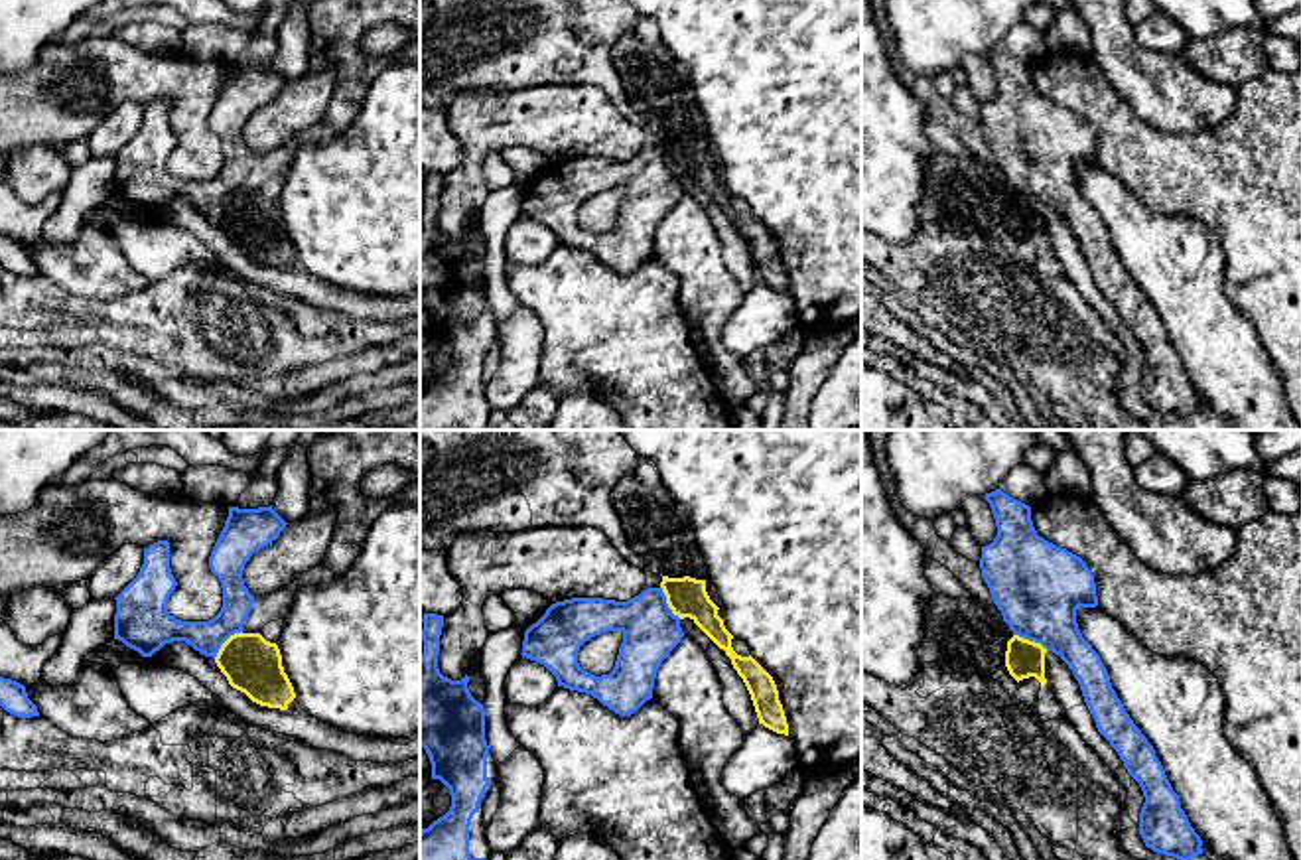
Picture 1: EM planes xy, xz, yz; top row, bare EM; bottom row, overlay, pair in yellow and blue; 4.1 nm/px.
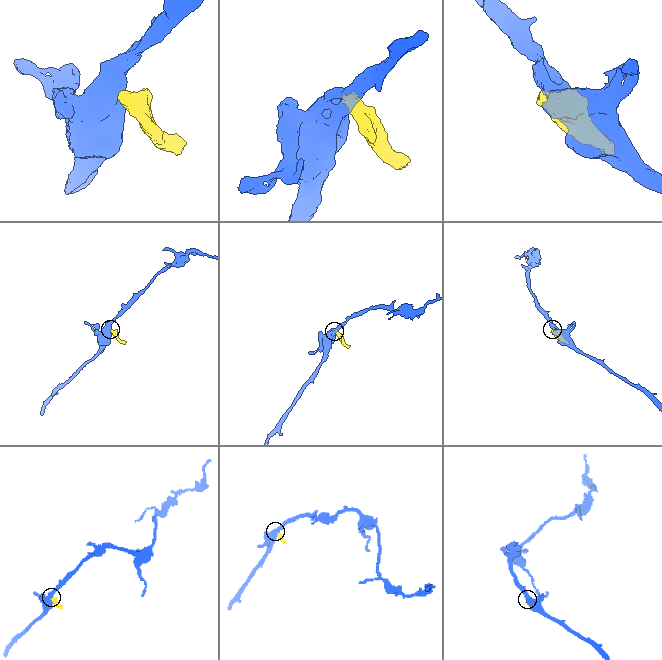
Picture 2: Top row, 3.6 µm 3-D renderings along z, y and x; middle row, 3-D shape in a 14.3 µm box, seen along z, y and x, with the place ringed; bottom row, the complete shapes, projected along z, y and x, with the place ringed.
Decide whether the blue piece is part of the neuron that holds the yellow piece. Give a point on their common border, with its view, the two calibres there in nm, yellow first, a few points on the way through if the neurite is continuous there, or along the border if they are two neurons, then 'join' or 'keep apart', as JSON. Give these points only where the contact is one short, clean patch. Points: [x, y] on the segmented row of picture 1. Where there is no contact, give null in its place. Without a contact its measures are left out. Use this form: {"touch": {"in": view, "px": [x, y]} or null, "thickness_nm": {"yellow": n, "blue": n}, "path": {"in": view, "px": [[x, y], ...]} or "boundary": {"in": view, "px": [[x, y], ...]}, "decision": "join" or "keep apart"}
{"touch": {"in": "xy", "px": [225, 642]}, "thickness_nm": {"yellow": 240, "blue": 130}, "boundary": {"in": "xy", "px": [[241, 630], [213, 657]]}, "decision": "keep apart"}

